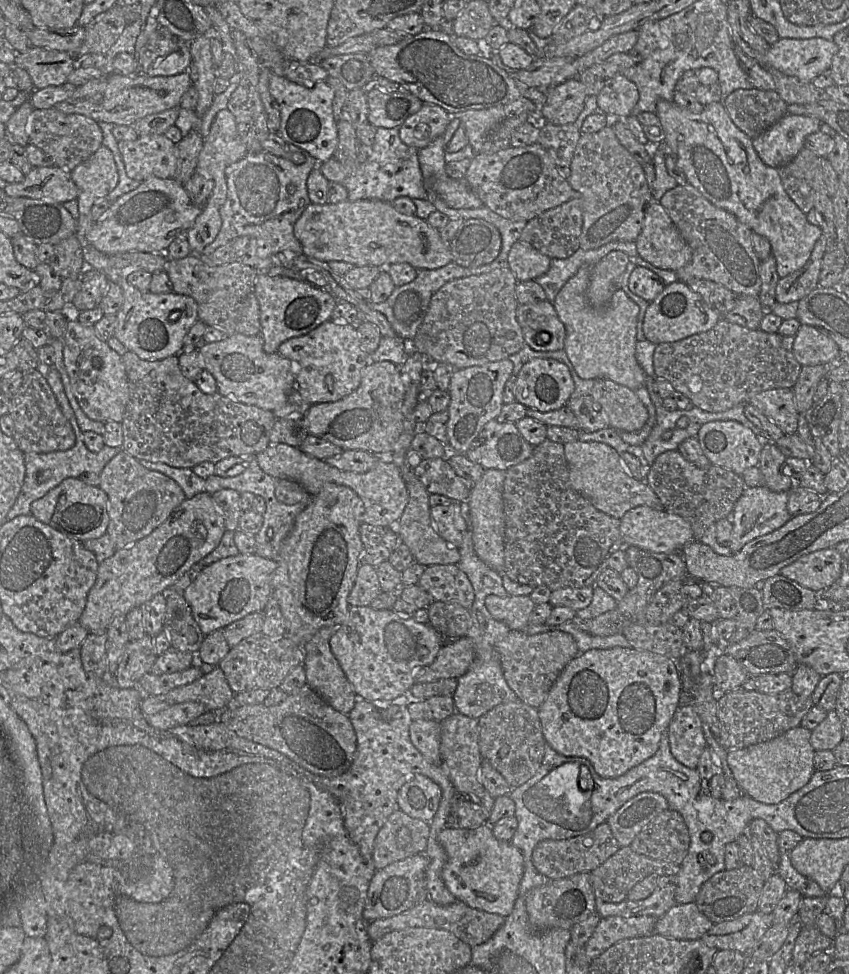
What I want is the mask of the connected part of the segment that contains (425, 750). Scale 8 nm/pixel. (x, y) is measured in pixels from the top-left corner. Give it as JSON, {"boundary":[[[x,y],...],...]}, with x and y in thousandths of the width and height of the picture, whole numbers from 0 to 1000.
{"boundary":[[[489,739],[482,745],[483,761],[497,776],[509,784],[519,784],[518,742]]]}

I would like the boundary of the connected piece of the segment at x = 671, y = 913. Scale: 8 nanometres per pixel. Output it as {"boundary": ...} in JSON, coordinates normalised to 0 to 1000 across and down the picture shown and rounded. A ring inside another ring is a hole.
{"boundary":[[[819,926],[793,929],[771,950],[771,958],[788,964],[827,963],[841,949],[823,935]]]}

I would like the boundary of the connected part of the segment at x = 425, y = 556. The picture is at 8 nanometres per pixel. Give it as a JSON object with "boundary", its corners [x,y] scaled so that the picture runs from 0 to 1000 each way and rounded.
{"boundary":[[[485,460],[483,463],[483,474],[472,480],[472,487],[481,505],[481,516],[476,526],[465,539],[466,546],[472,557],[481,561],[488,577],[503,581],[512,579],[538,579],[542,575],[542,568],[538,562],[528,559],[516,549],[508,533],[508,520],[505,517],[505,506],[497,495],[488,487],[488,480],[497,472]]]}

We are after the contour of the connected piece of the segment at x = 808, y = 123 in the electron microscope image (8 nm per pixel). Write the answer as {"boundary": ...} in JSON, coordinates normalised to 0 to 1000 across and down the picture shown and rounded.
{"boundary":[[[927,116],[888,142],[886,148],[902,169],[916,172],[932,165],[947,151],[948,142],[967,129],[961,120]]]}

